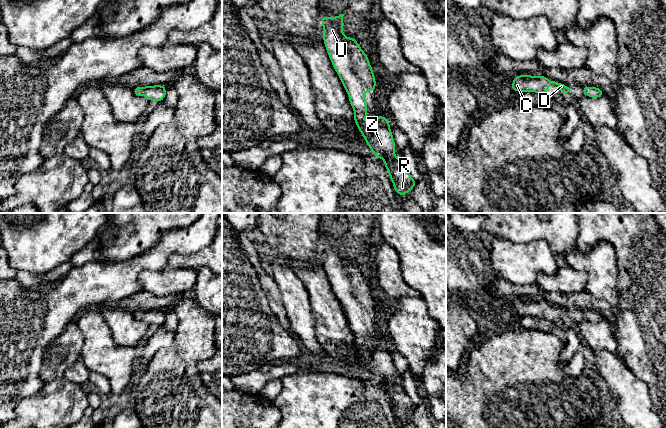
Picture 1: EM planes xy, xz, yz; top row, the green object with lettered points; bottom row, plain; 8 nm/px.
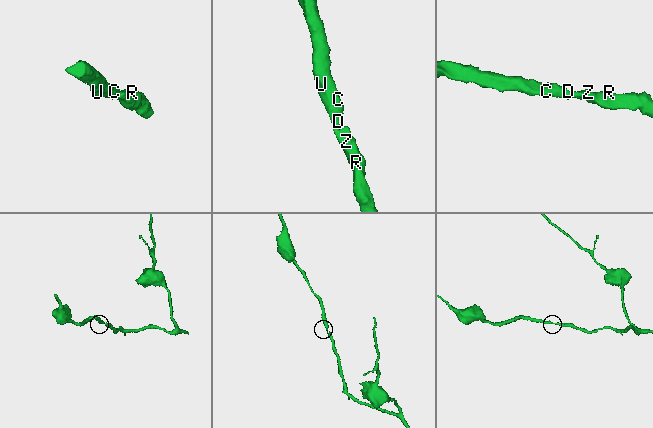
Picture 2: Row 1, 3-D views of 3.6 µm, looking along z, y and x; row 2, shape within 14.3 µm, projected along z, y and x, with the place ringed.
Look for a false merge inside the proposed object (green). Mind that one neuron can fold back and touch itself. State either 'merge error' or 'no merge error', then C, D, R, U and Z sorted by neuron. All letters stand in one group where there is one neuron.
no merge error; groups C D R U Z

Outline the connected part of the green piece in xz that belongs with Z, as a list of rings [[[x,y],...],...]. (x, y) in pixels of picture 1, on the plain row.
[[[344,238],[329,241],[323,240],[321,249],[324,252],[323,266],[354,334],[354,346],[371,373],[375,382],[384,383],[383,389],[394,410],[397,419],[405,420],[413,414],[417,406],[411,401],[404,390],[402,382],[395,380],[396,368],[387,341],[378,339],[365,348],[368,339],[365,317],[376,315],[375,298],[354,261],[347,262],[342,256]]]

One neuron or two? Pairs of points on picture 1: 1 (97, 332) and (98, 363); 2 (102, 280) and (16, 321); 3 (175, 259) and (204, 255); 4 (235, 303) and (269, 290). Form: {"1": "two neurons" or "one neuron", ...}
{"1": "one neuron", "2": "one neuron", "3": "one neuron", "4": "two neurons"}

